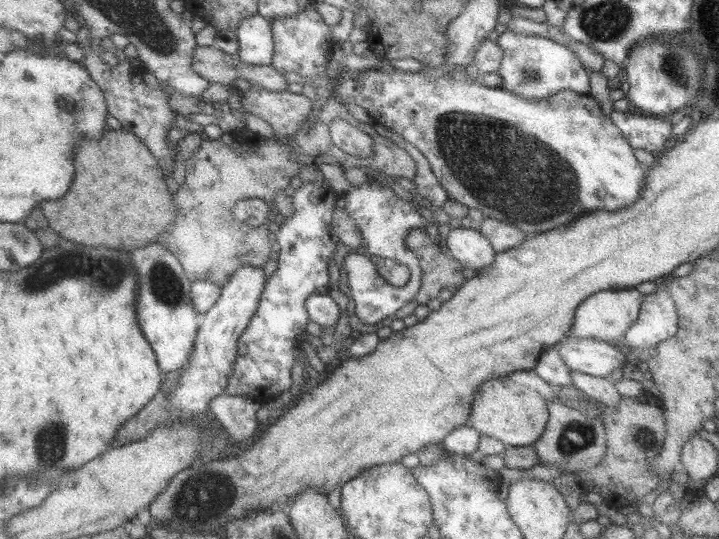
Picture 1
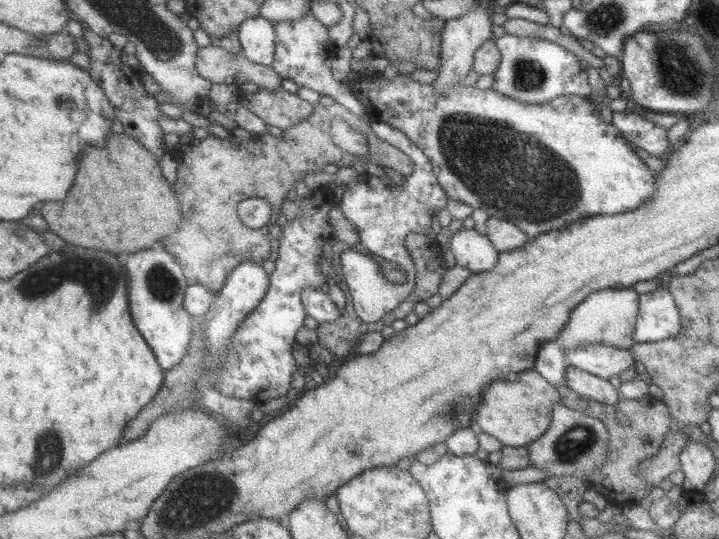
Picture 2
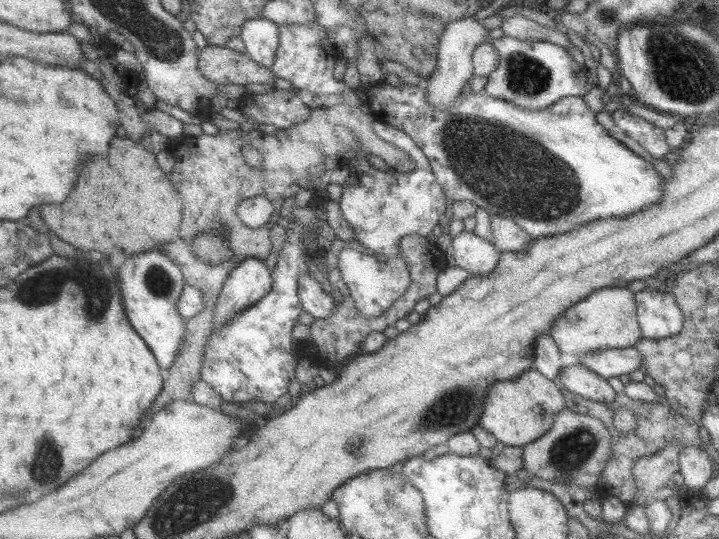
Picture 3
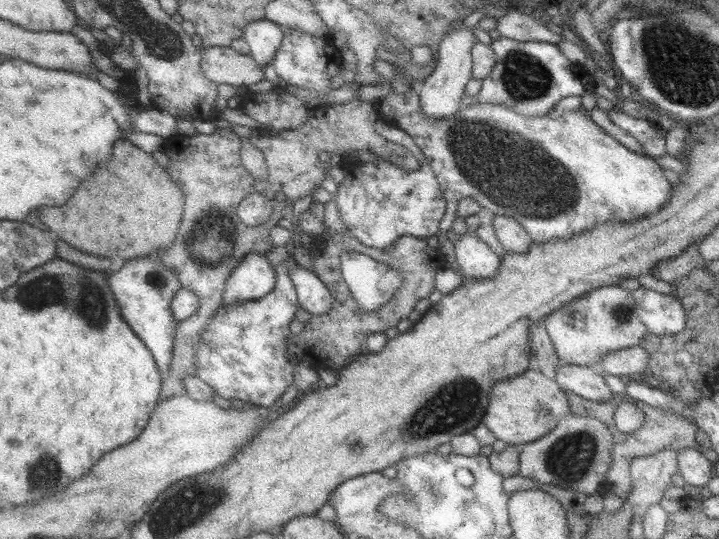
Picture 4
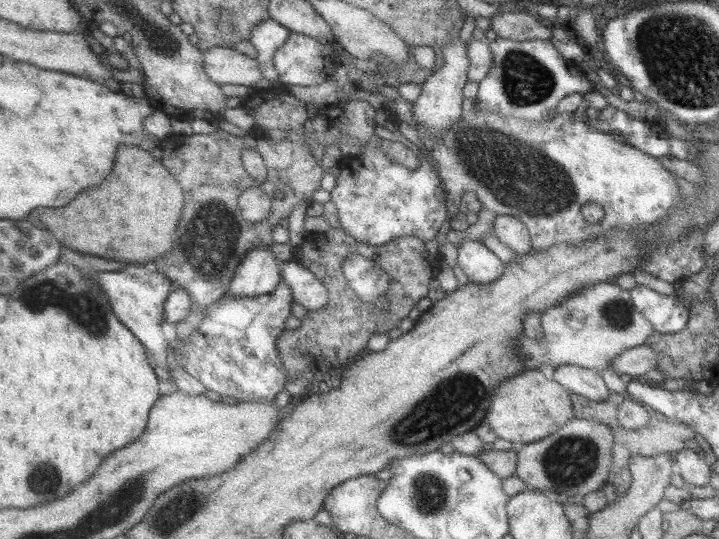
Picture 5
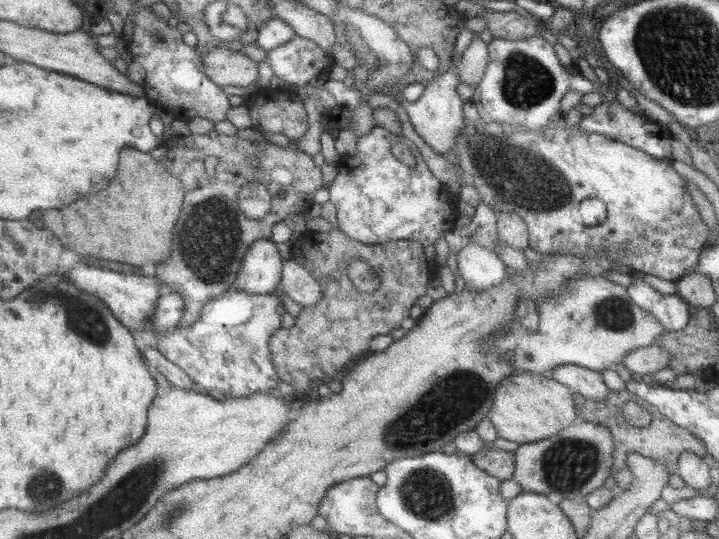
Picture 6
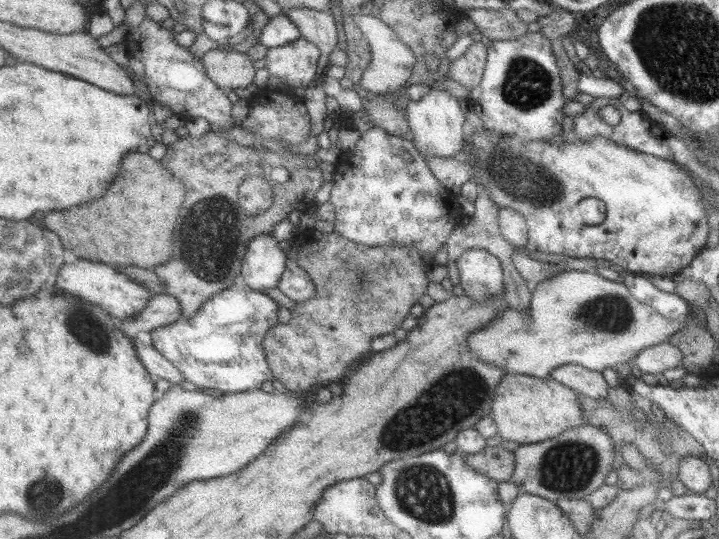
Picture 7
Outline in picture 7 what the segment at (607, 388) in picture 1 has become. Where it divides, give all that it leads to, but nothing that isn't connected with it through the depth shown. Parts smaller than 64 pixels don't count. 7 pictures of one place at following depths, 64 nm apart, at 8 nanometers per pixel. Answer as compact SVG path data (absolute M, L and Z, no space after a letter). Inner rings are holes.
M563 364L551 372L551 380L561 382L565 388L571 388L575 394L583 394L591 400L607 398L607 382L599 372L581 368L577 364Z

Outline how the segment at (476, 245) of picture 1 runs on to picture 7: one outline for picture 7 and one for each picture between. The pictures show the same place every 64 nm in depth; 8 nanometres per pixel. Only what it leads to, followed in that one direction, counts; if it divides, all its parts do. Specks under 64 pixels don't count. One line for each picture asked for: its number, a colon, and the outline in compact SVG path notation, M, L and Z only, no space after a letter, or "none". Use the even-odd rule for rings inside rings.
2: M465 228L451 238L451 252L455 254L457 264L473 274L495 268L499 260L499 252L487 236Z
3: M465 230L453 238L453 256L457 266L469 272L469 278L487 276L499 264L499 250L493 242Z
4: M467 232L455 244L455 258L461 274L467 280L487 280L497 276L501 268L501 258L483 240Z
5: M463 240L457 252L457 264L469 282L493 284L505 272L503 260L499 260L499 256L495 256L483 242Z
6: M467 244L459 252L459 268L457 272L461 274L465 282L465 290L469 292L481 292L481 290L491 290L499 286L505 280L505 262L495 256L495 252L483 248L483 246L473 246Z
7: M469 248L459 256L459 286L463 288L463 296L469 296L477 302L487 302L489 298L503 296L505 280L503 266L499 258L489 254L487 250Z

